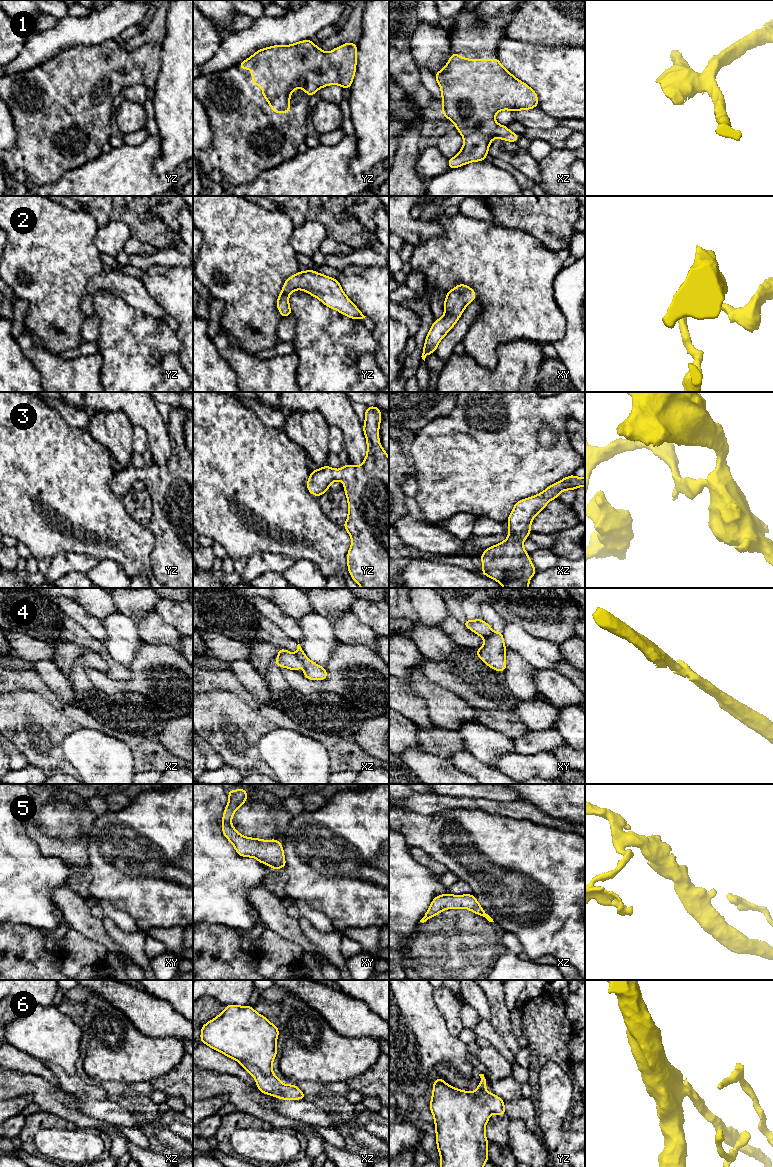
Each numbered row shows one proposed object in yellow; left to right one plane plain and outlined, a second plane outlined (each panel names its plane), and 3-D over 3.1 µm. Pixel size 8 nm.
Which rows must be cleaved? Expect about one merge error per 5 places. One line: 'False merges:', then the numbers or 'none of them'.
False merges: 4

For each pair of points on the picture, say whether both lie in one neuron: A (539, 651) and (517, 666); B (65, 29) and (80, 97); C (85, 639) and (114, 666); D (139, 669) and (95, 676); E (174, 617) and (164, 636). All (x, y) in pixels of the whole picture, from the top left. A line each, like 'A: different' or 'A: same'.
A: different
B: different
C: same
D: same
E: different

